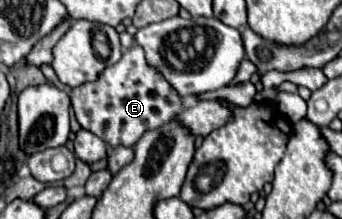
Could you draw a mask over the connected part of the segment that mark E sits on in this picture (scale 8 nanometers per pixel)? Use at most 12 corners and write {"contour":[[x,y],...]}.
{"contour":[[129,47],[69,97],[79,125],[133,147],[183,111]]}

